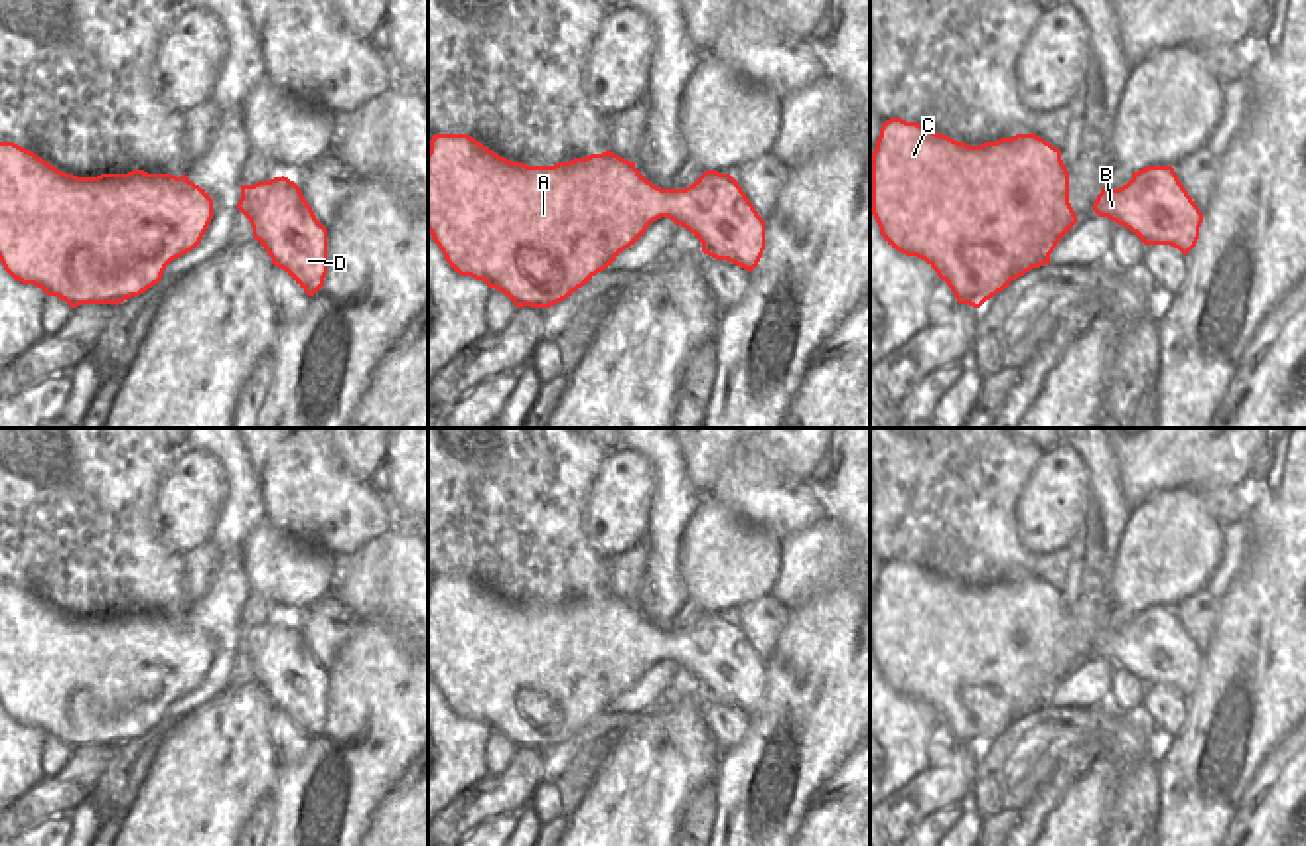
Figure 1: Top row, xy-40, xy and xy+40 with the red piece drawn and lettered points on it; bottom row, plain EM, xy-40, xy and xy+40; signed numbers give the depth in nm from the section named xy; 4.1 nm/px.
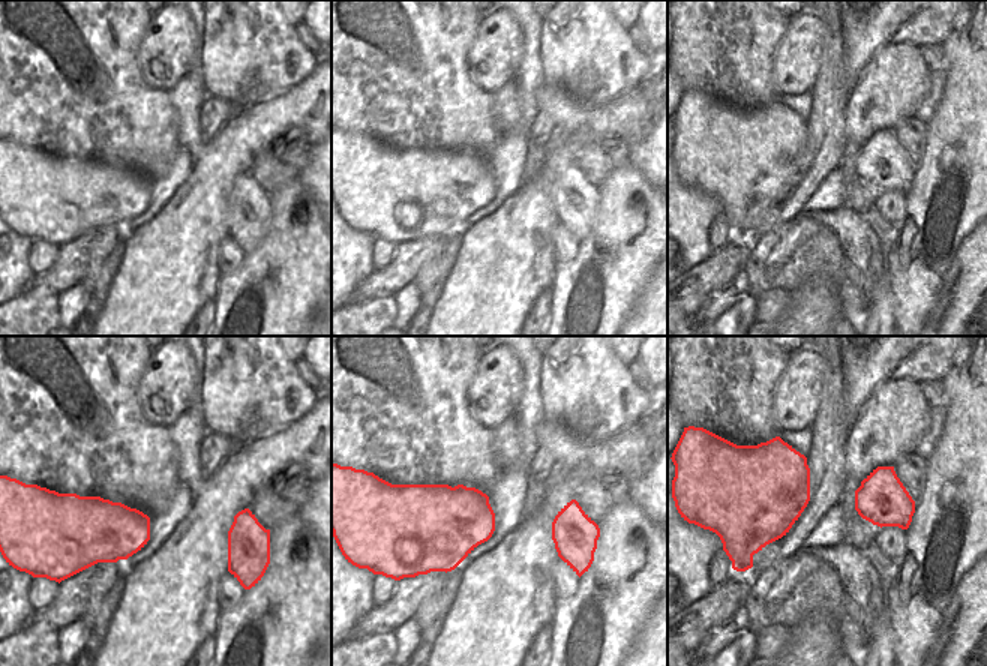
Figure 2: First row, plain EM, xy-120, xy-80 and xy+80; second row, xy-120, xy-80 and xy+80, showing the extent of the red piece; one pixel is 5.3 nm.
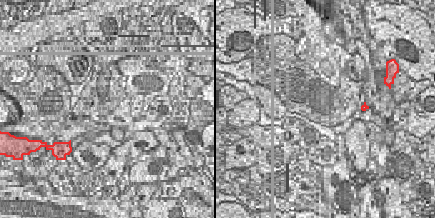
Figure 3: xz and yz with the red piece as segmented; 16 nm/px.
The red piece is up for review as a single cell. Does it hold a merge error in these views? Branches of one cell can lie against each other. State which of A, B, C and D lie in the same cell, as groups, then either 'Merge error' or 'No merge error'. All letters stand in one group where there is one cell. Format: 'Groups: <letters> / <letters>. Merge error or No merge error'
Groups: A B C D. No merge error.

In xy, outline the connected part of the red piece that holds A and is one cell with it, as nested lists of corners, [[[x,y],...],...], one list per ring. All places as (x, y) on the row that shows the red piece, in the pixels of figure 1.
[[[434,134],[430,140],[428,233],[454,272],[483,280],[517,308],[550,308],[566,300],[635,245],[661,217],[689,229],[702,243],[704,254],[748,272],[758,266],[765,250],[765,221],[730,174],[706,170],[685,189],[661,189],[635,168],[635,162],[610,150],[554,166],[527,166],[495,154],[468,134]]]

